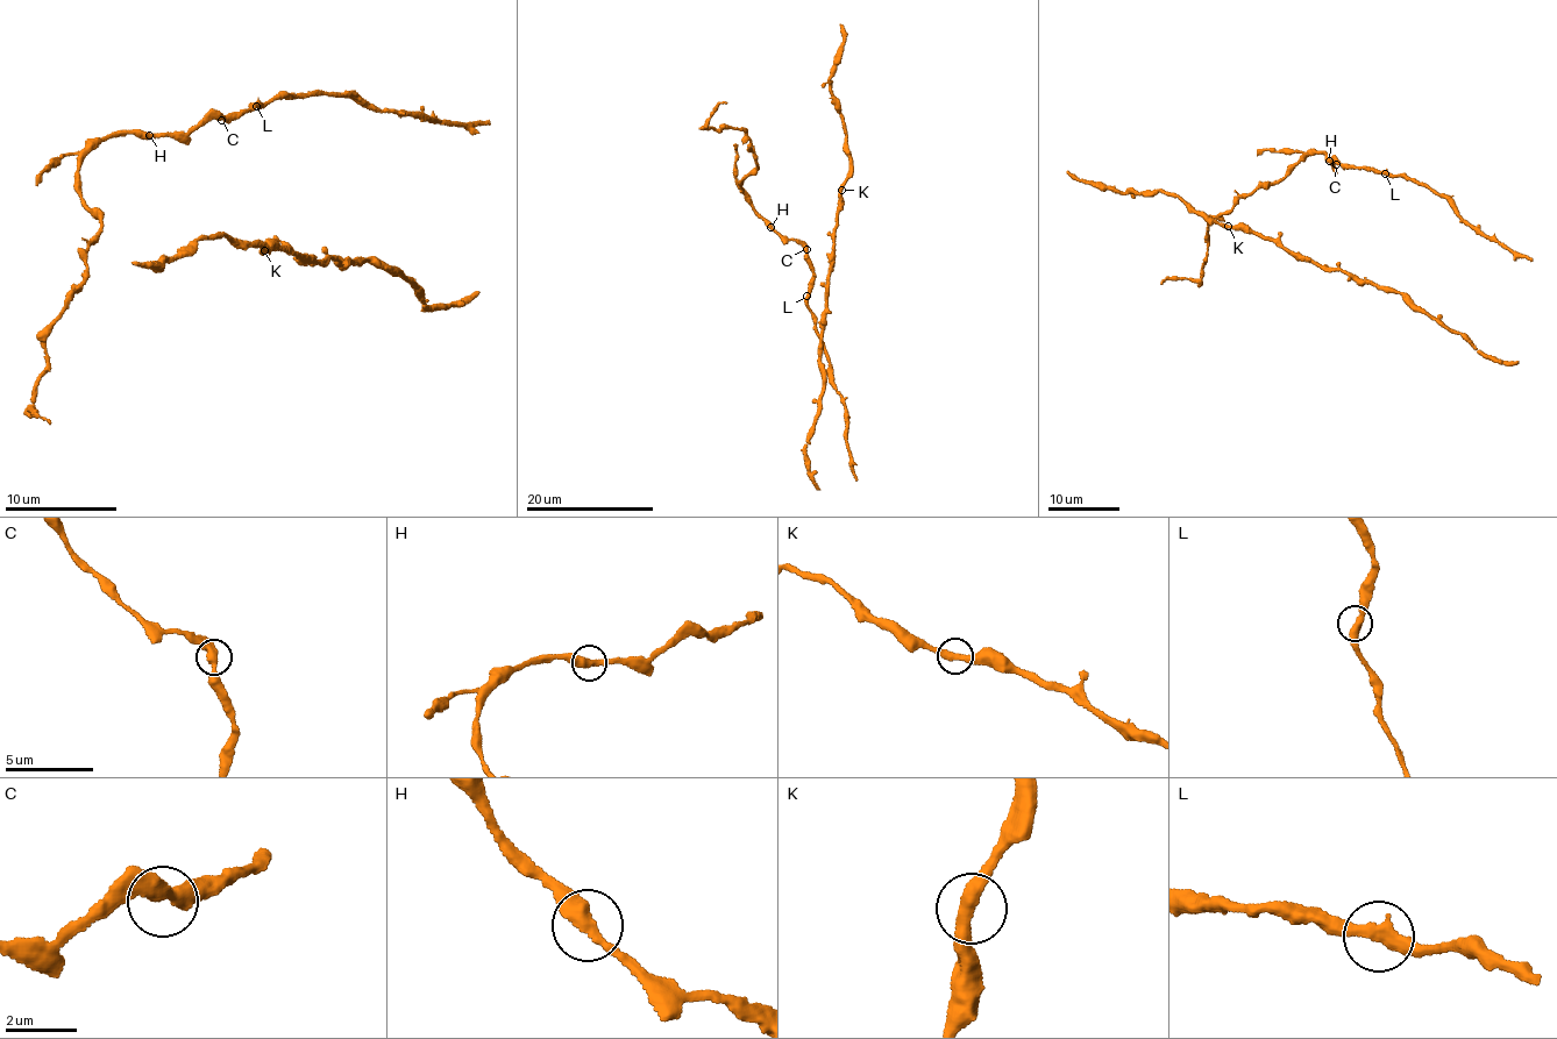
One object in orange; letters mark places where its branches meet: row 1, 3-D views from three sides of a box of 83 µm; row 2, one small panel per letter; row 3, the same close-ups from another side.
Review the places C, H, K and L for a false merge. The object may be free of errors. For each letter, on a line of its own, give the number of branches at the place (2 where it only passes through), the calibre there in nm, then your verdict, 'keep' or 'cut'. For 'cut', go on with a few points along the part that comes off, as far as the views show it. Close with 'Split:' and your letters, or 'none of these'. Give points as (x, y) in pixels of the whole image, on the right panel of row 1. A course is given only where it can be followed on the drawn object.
C: 2 | 440 nm | keep
H: 2 | 400 nm | keep
K: 2 | 400 nm | keep
L: 2 | 400 nm | keep
Split: none of these

